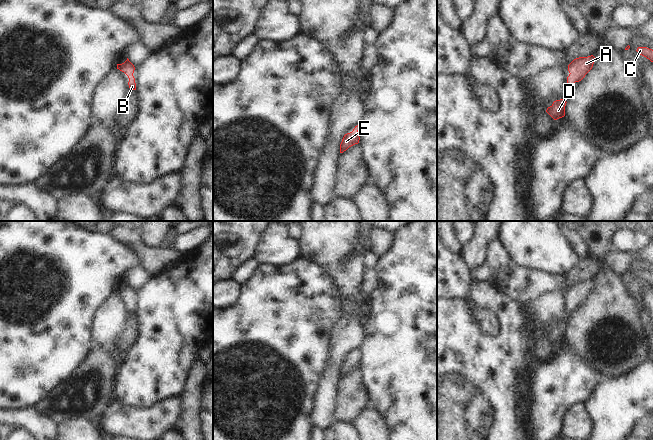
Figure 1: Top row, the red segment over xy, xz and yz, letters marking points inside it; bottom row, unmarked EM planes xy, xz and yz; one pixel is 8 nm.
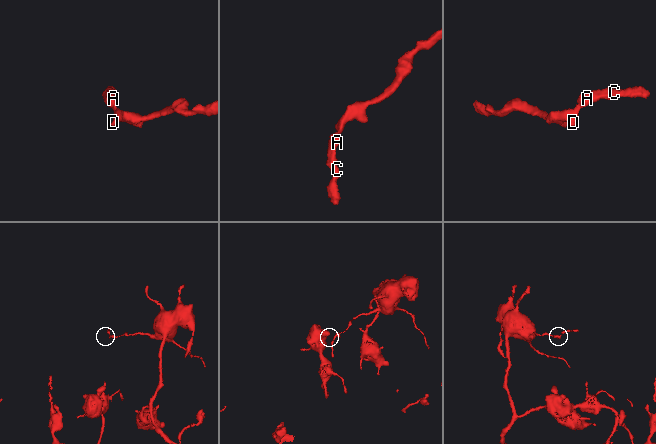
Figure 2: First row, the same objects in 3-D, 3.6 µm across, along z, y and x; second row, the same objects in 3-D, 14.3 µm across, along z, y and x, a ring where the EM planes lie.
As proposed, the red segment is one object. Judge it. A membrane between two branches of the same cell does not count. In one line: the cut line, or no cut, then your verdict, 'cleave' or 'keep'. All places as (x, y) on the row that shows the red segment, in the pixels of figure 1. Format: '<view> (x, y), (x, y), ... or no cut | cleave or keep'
no cut | keep

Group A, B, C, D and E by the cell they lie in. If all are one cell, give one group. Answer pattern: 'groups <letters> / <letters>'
groups A B C D E

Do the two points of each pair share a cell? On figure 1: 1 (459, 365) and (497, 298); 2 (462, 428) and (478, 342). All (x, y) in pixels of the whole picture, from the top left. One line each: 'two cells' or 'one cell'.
1: one cell
2: one cell

